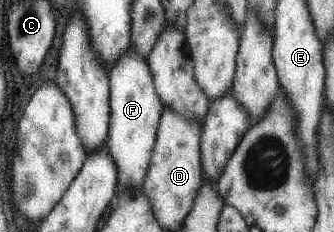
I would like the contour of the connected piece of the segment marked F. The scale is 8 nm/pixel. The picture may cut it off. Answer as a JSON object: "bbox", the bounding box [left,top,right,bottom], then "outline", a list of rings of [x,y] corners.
{"bbox":[105,48,163,192],"outline":[[[126,48],[107,71],[109,77],[109,122],[105,150],[117,169],[116,192],[141,187],[155,142],[163,108],[155,92],[151,71],[144,57]]]}

